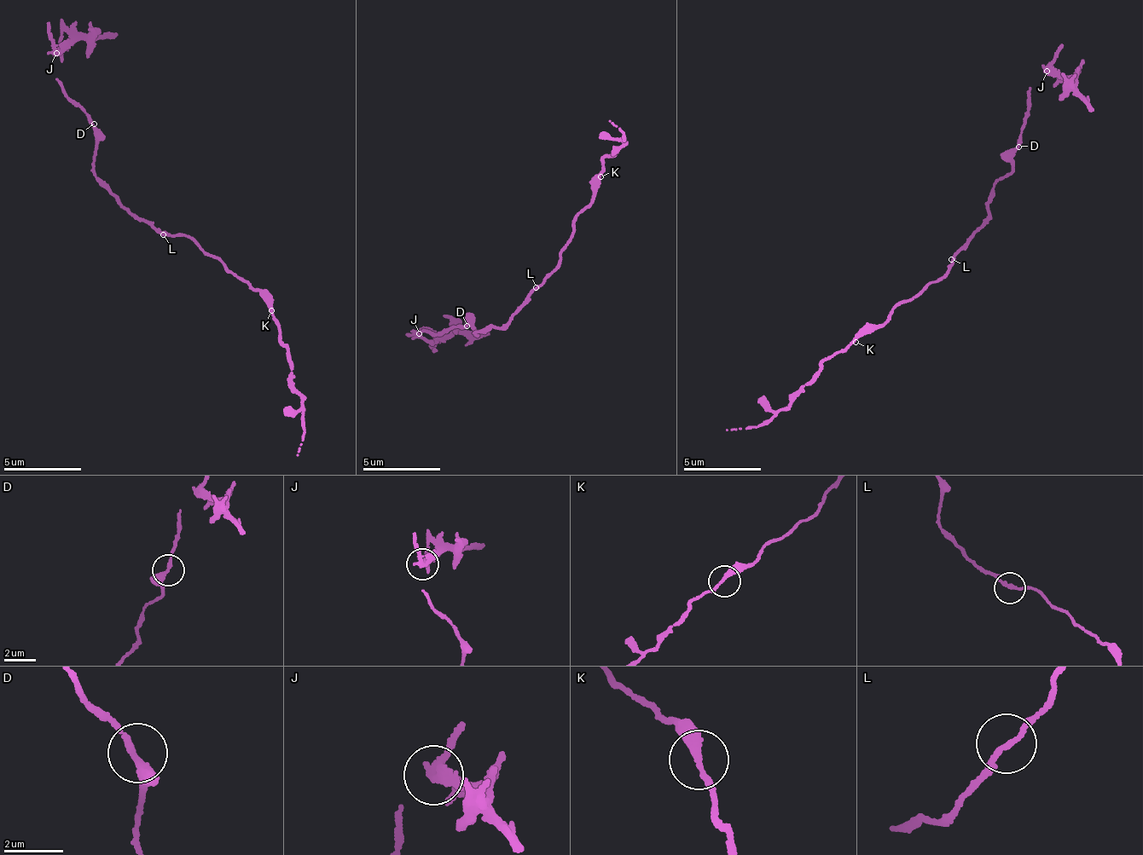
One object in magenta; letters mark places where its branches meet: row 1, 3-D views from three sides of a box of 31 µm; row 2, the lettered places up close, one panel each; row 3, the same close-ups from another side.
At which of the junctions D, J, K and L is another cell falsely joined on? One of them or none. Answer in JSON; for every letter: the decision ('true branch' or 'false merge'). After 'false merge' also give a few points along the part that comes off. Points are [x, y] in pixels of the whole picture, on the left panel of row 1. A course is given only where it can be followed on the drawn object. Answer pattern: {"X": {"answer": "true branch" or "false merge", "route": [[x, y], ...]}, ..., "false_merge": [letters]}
{"D": {"answer": "true branch"}, "J": {"answer": "false merge", "route": [[55, 52], [97, 37], [116, 37]]}, "K": {"answer": "true branch"}, "L": {"answer": "true branch"}, "false_merge": ["J"]}

